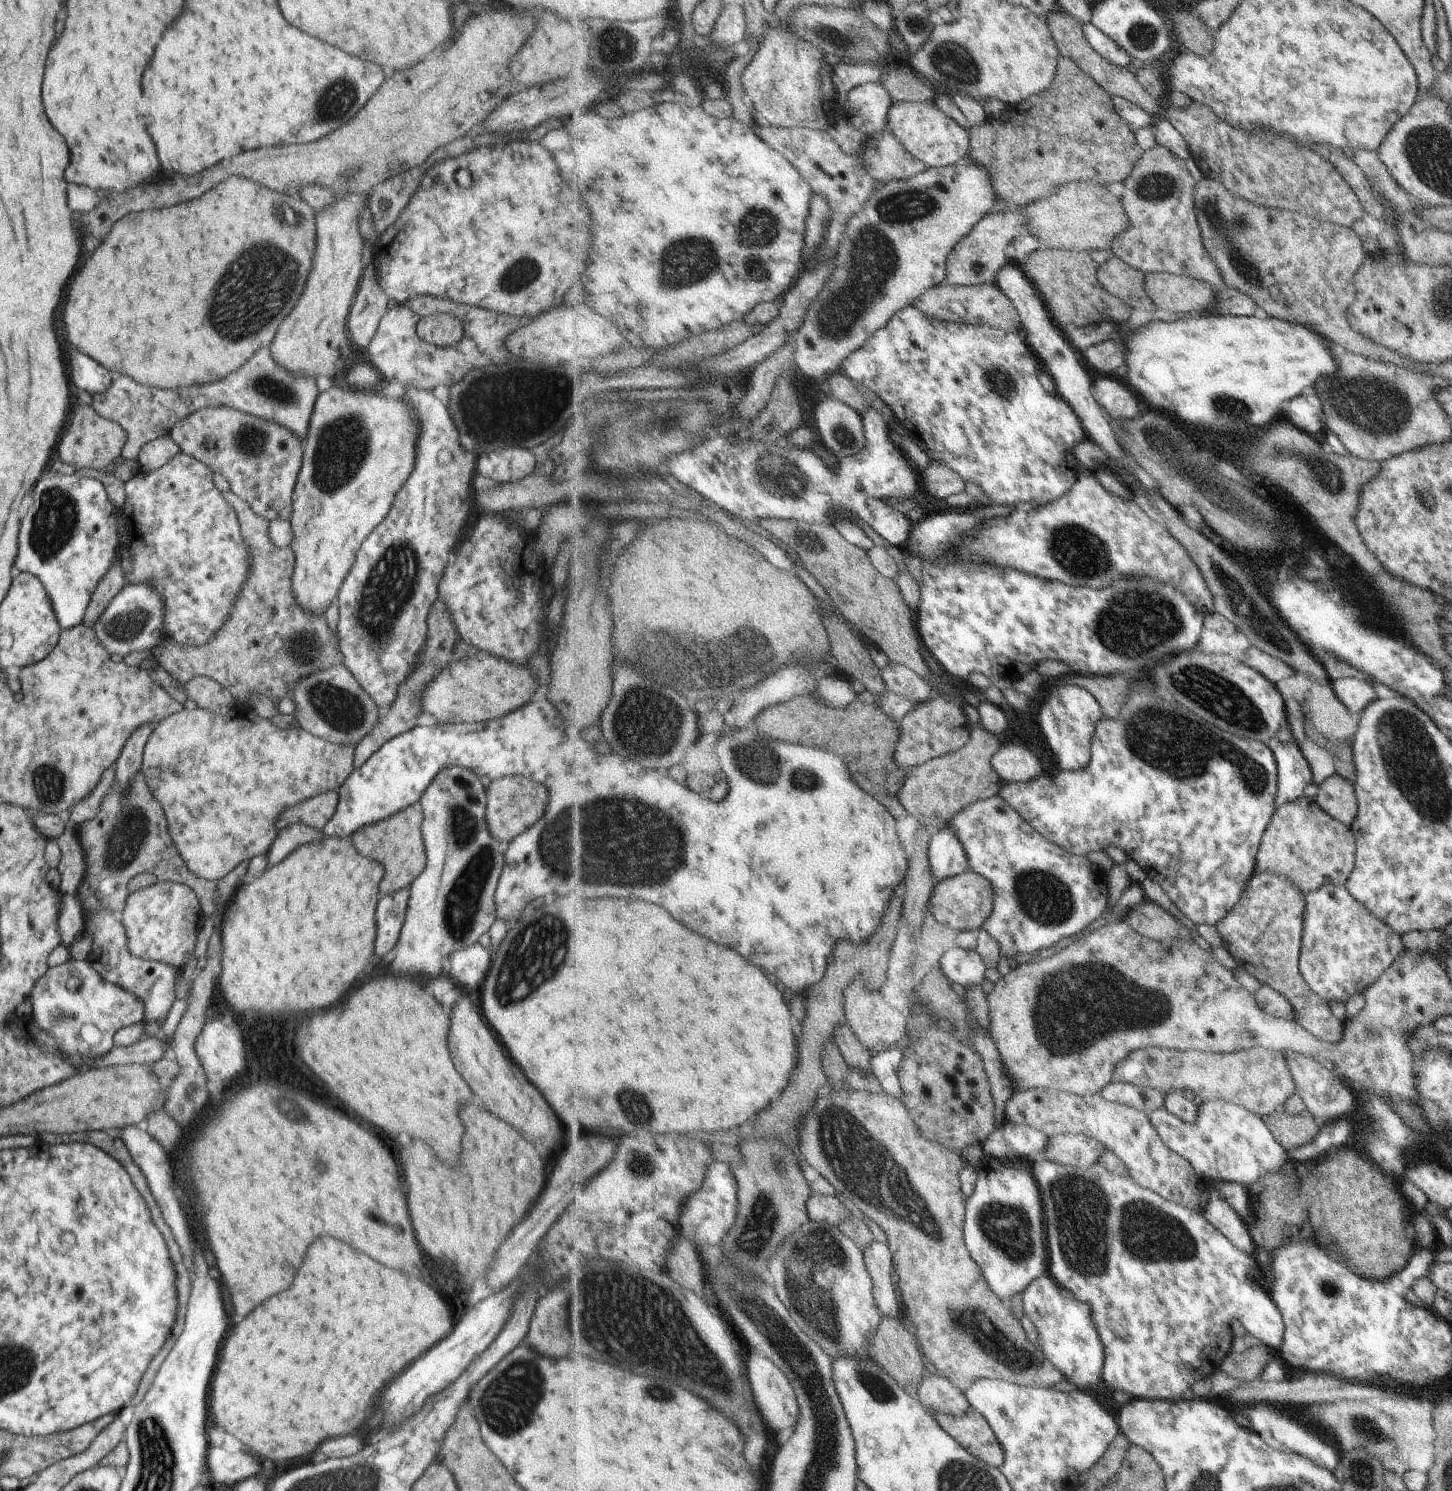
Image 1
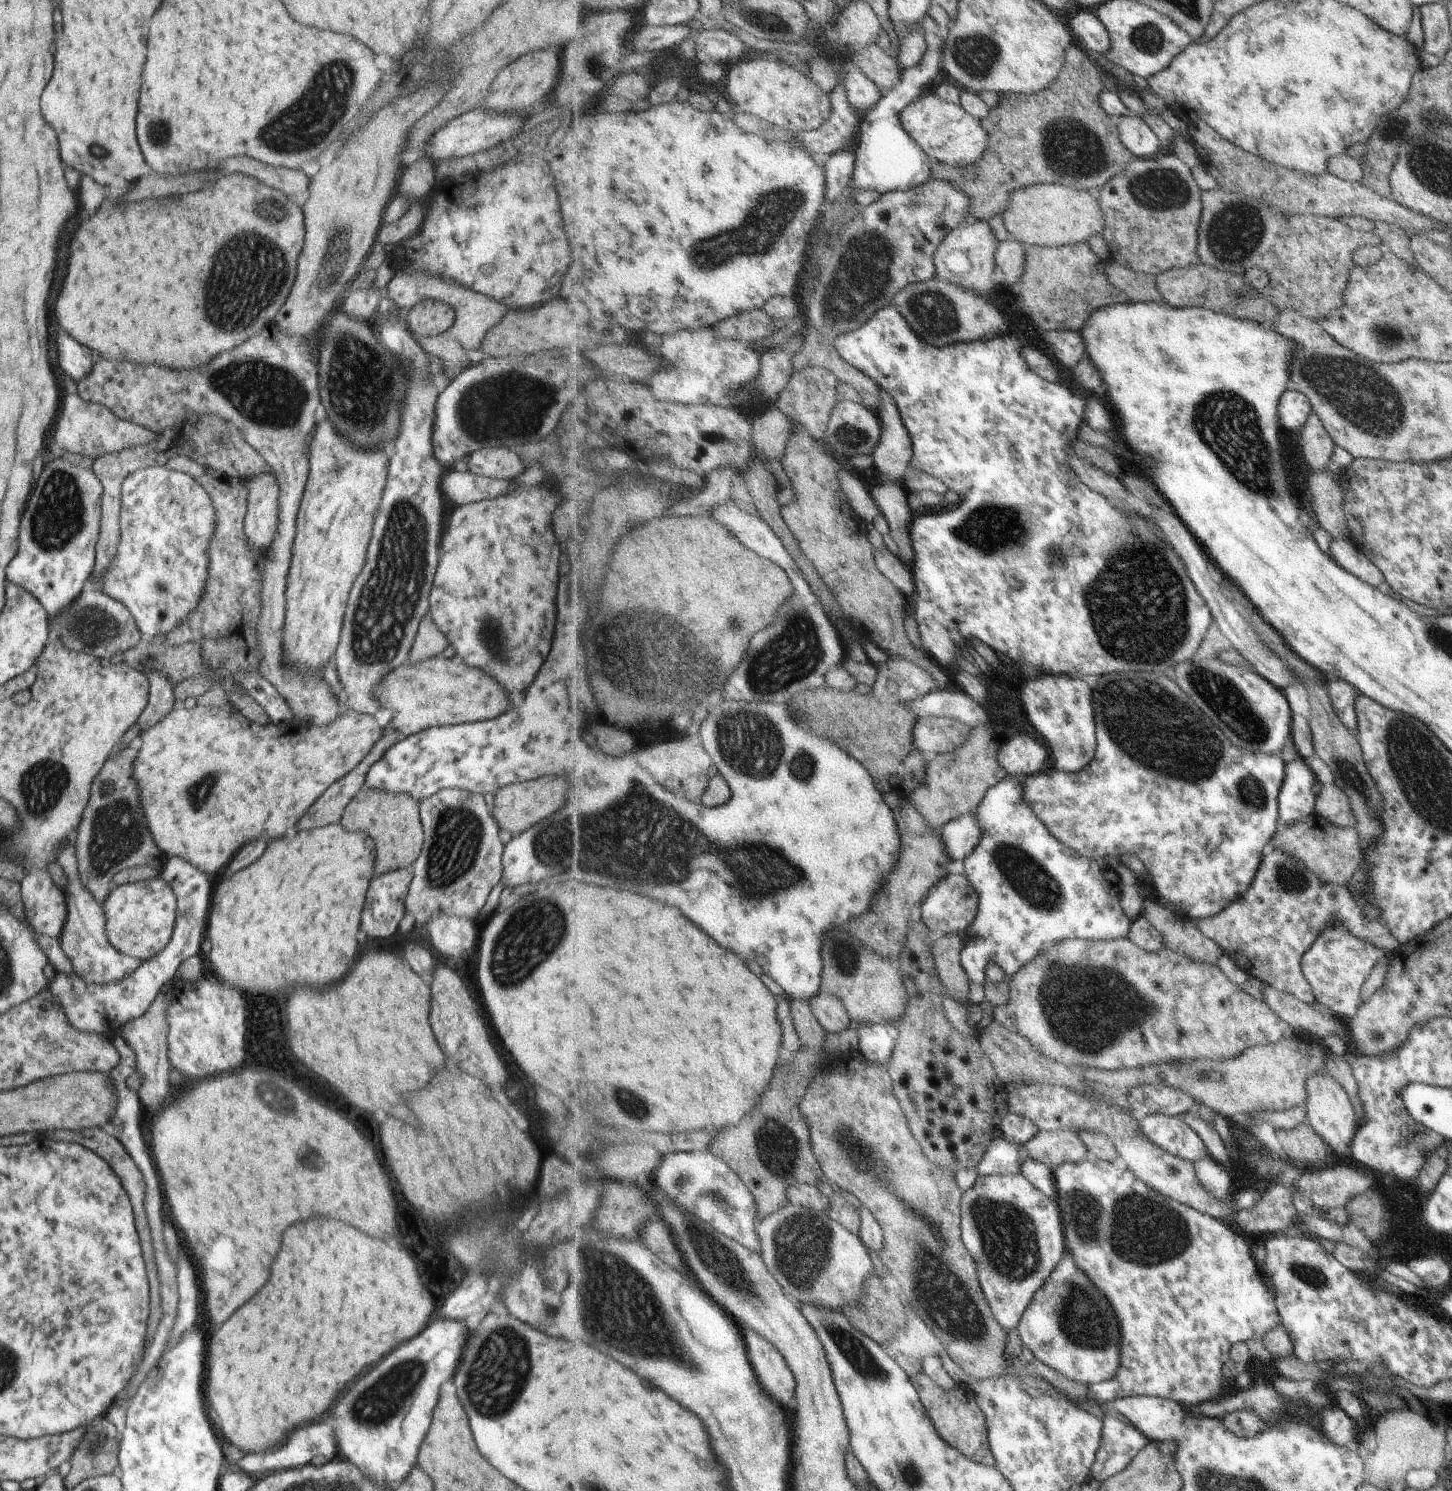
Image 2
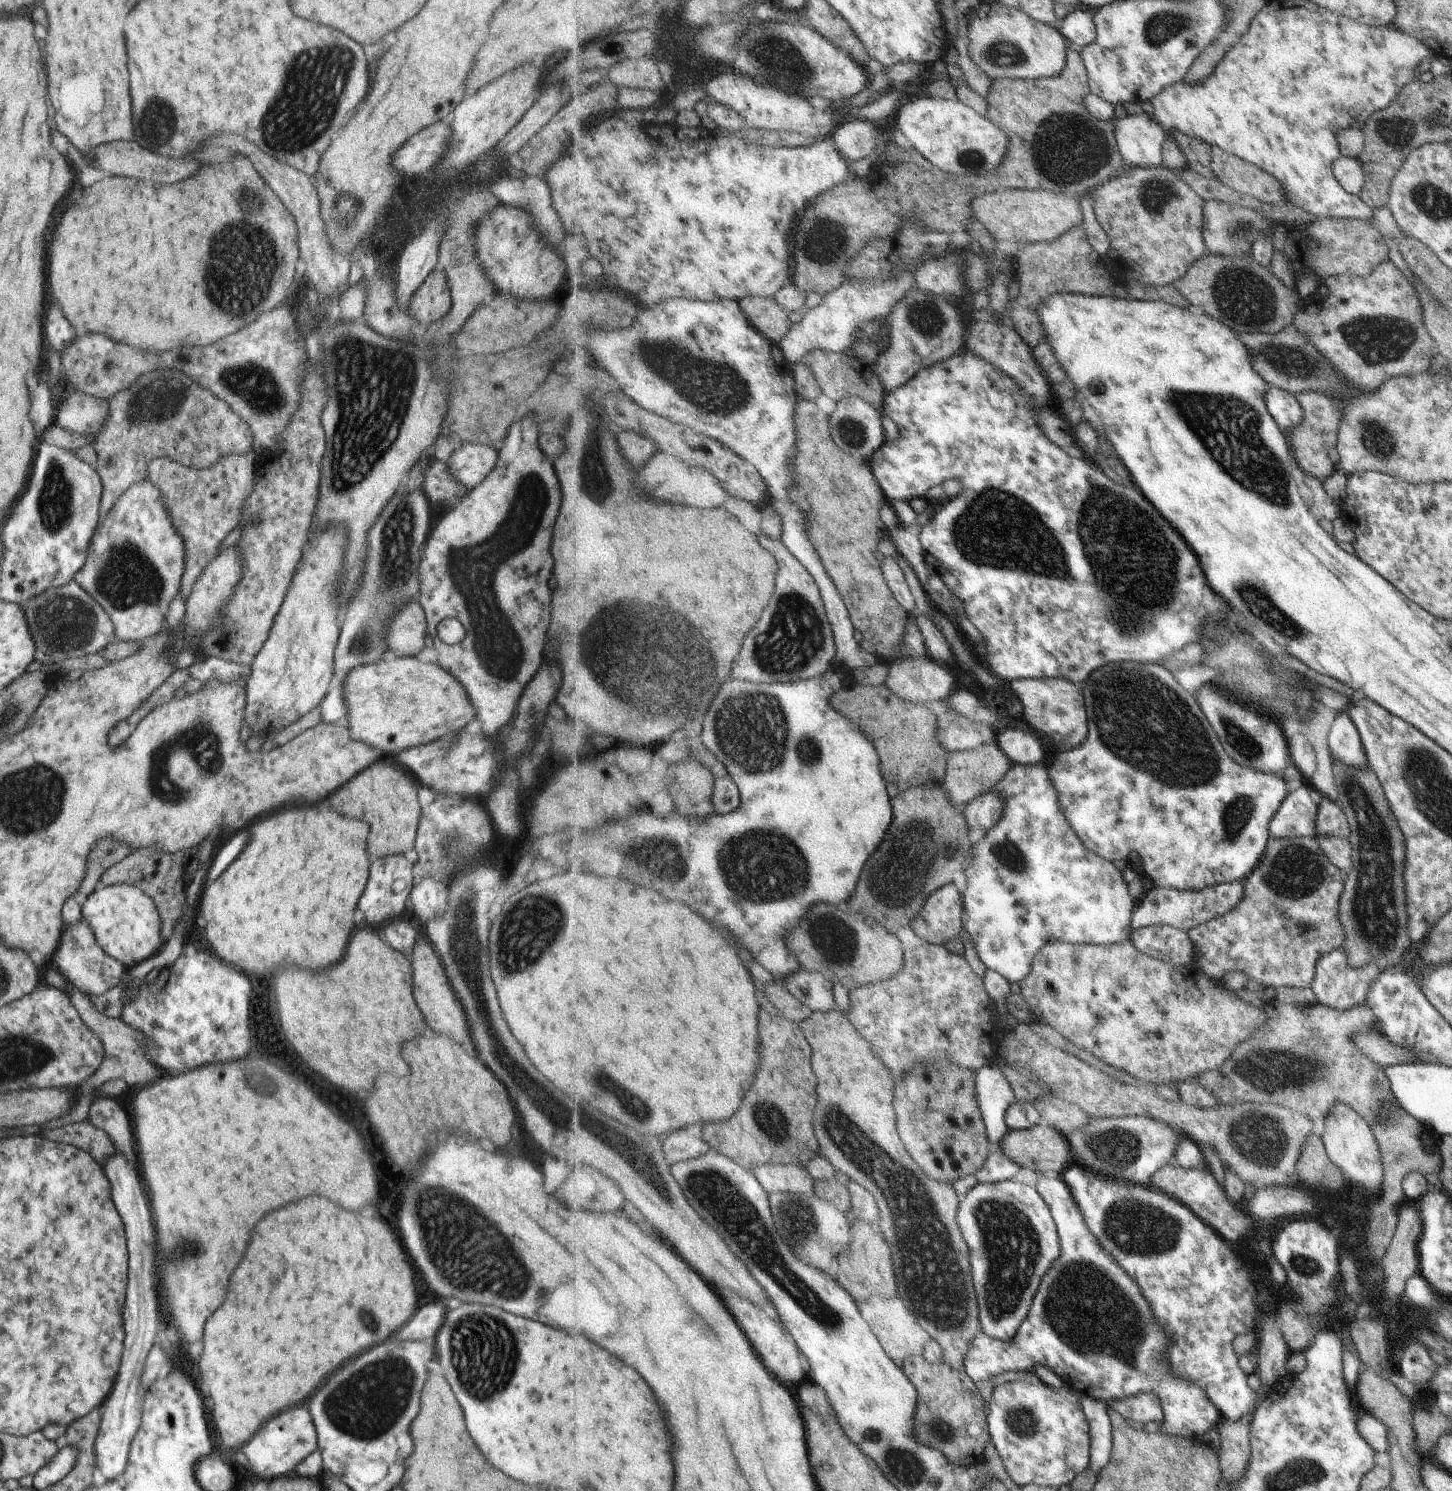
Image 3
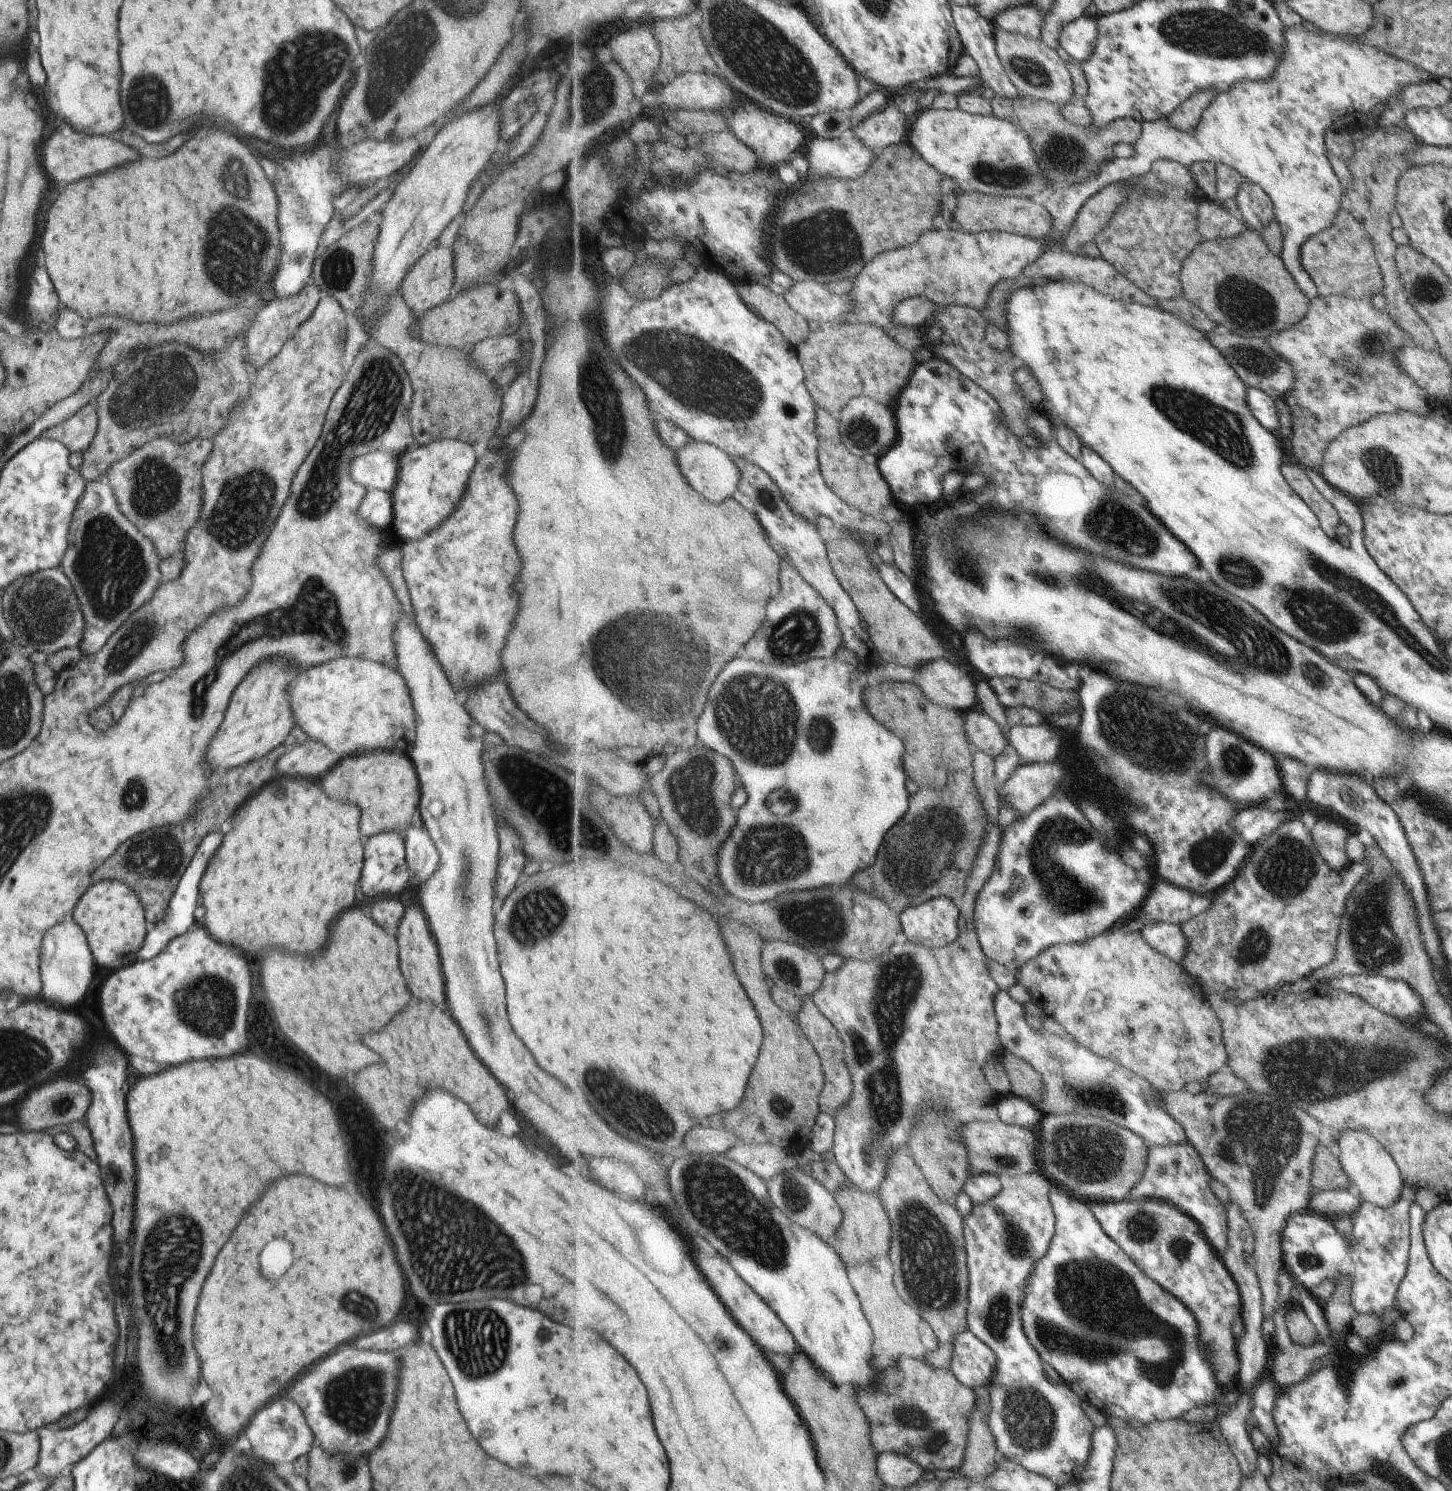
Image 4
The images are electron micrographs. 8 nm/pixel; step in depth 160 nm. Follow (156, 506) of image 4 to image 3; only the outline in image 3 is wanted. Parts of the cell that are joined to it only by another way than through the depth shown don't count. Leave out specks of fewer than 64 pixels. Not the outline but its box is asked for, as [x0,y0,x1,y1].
[145,452,257,601]

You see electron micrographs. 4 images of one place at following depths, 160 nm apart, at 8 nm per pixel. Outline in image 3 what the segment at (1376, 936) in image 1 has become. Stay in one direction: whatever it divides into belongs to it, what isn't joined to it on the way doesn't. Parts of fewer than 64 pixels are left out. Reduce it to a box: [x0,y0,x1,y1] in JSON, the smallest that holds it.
[1310,948,1379,1011]

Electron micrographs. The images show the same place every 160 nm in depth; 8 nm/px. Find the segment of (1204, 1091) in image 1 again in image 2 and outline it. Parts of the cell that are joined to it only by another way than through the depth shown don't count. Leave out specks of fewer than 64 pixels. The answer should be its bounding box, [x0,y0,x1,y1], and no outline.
[1131,1036,1326,1118]

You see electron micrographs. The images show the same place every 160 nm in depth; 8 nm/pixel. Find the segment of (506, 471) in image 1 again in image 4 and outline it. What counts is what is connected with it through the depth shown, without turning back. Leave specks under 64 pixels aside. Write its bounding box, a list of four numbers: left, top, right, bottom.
[389,435,476,543]

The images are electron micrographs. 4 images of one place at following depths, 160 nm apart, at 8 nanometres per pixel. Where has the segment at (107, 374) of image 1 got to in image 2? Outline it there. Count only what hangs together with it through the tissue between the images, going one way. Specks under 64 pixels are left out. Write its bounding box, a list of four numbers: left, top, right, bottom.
[57,334,96,383]

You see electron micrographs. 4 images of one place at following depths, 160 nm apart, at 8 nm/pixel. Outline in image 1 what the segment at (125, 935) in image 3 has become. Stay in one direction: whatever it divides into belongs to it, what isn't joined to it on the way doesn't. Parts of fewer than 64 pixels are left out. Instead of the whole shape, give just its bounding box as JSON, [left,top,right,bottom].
[117,880,204,968]

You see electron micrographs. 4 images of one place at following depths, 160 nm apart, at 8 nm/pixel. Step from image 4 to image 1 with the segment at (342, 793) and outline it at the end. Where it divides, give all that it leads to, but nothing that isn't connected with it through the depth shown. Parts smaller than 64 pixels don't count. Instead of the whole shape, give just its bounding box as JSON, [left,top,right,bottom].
[349,806,425,895]

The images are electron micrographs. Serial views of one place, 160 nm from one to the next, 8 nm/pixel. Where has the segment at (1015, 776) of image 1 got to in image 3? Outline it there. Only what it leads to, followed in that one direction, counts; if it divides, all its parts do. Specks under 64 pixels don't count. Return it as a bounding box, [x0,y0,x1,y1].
[997,729,1043,765]

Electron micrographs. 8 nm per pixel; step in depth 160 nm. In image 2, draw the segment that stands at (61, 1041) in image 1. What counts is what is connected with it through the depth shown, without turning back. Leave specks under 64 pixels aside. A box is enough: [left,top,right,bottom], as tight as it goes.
[47,856,213,1038]

